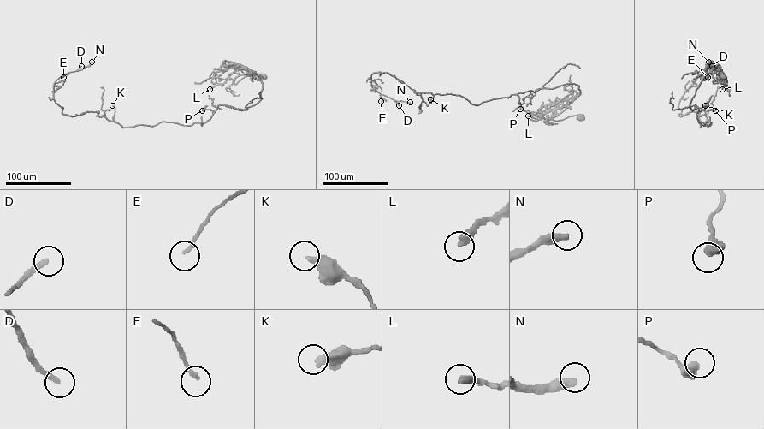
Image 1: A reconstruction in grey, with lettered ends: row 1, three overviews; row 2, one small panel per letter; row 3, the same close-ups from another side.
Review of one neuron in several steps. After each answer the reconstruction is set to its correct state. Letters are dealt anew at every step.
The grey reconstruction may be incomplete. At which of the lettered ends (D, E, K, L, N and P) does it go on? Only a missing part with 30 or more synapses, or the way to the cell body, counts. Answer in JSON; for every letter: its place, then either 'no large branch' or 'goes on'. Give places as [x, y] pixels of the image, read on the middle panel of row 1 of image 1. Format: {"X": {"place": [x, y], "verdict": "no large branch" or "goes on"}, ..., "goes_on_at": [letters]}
{"D": {"place": [399, 105], "verdict": "goes on"}, "E": {"place": [381, 101], "verdict": "no large branch"}, "K": {"place": [430, 99], "verdict": "no large branch"}, "L": {"place": [528, 116], "verdict": "no large branch"}, "N": {"place": [410, 102], "verdict": "goes on"}, "P": {"place": [520, 109], "verdict": "no large branch"}, "goes_on_at": ["D", "N"]}

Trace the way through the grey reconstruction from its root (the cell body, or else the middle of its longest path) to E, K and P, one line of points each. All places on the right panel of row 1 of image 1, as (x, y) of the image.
E: (723, 77), (707, 74), (689, 104), (711, 122), (701, 128), (678, 103), (707, 77)
K: (723, 77), (725, 84), (707, 74), (689, 104), (699, 122), (711, 122), (701, 128), (705, 105)
P: (723, 77), (725, 84), (721, 75), (707, 74), (689, 104), (697, 113), (707, 105), (715, 110)

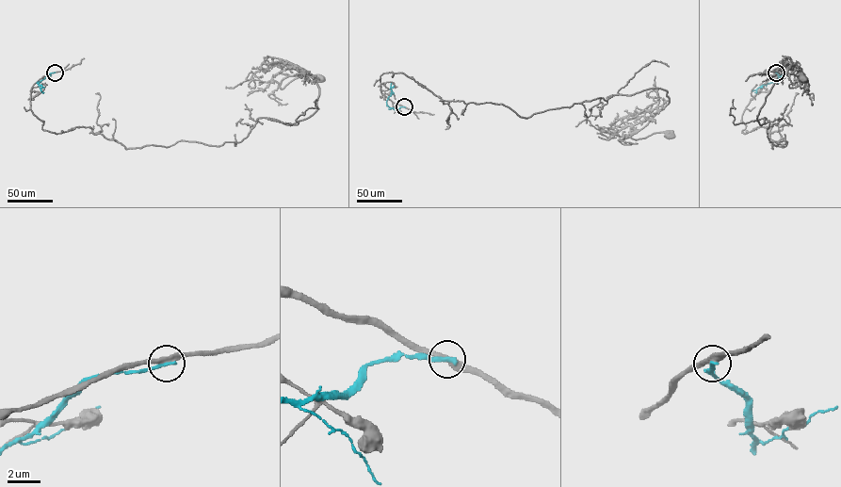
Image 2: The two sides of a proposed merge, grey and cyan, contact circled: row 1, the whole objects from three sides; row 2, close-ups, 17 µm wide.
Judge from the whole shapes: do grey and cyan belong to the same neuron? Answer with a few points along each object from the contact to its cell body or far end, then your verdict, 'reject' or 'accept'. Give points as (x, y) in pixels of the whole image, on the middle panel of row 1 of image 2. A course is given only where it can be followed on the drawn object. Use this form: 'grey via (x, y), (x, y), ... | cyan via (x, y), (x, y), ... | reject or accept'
grey via (404, 106), (381, 92), (383, 73), (442, 101), (526, 118), (661, 88), (669, 103), (630, 137), (668, 135) | cyan via (404, 106), (394, 109), (386, 104), (394, 86) | reject

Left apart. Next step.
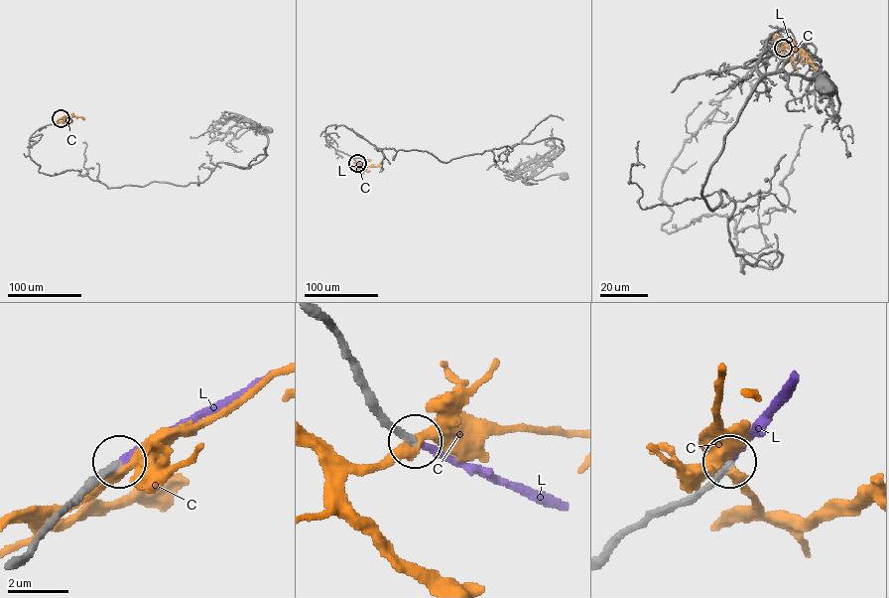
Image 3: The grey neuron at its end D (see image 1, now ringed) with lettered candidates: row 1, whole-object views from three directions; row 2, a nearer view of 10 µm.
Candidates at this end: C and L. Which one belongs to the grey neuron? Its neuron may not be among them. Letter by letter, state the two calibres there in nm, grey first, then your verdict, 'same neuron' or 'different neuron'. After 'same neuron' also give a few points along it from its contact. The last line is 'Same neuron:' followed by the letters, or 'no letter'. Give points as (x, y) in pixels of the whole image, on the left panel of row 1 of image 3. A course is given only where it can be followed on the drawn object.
C: 280/360 nm | different neuron
L: 260/240 nm | same neuron
Same neuron: L

